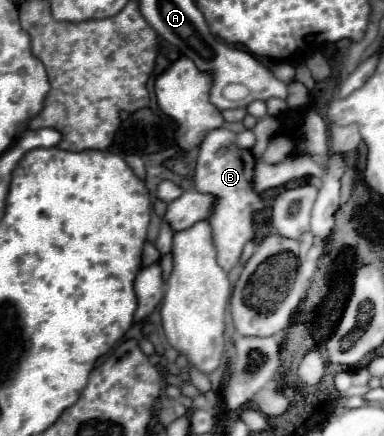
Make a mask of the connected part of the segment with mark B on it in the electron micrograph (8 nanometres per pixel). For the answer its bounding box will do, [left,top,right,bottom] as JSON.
[194,129,262,273]

